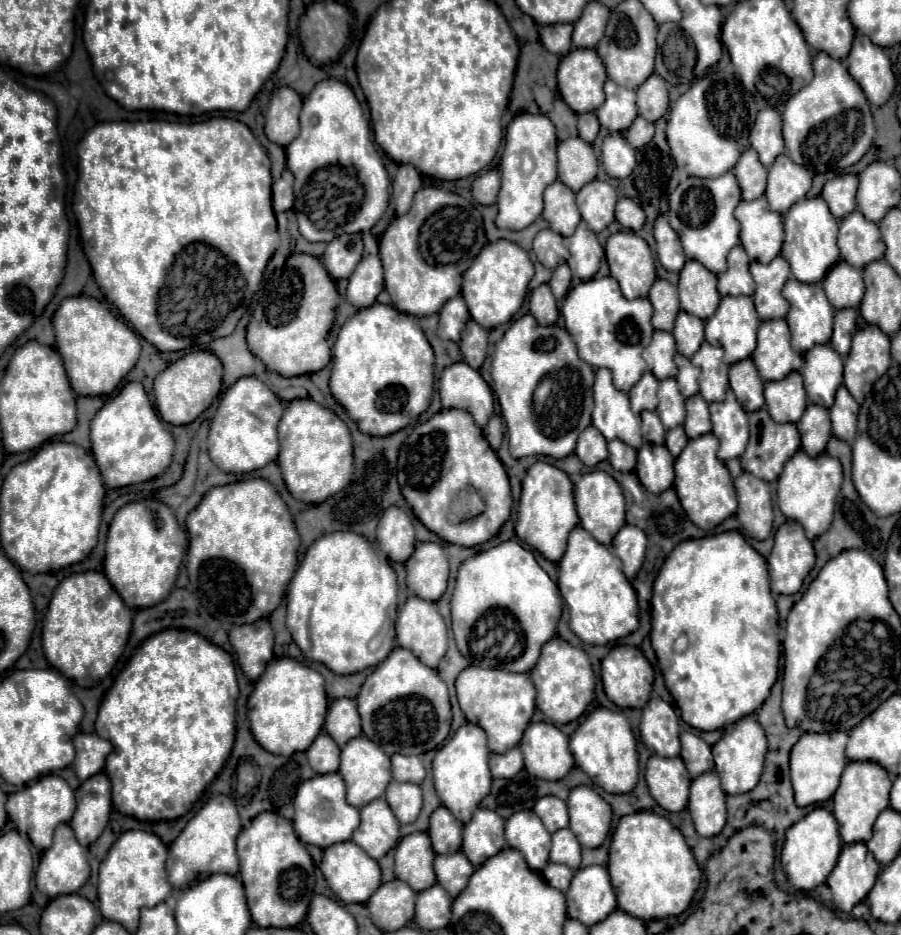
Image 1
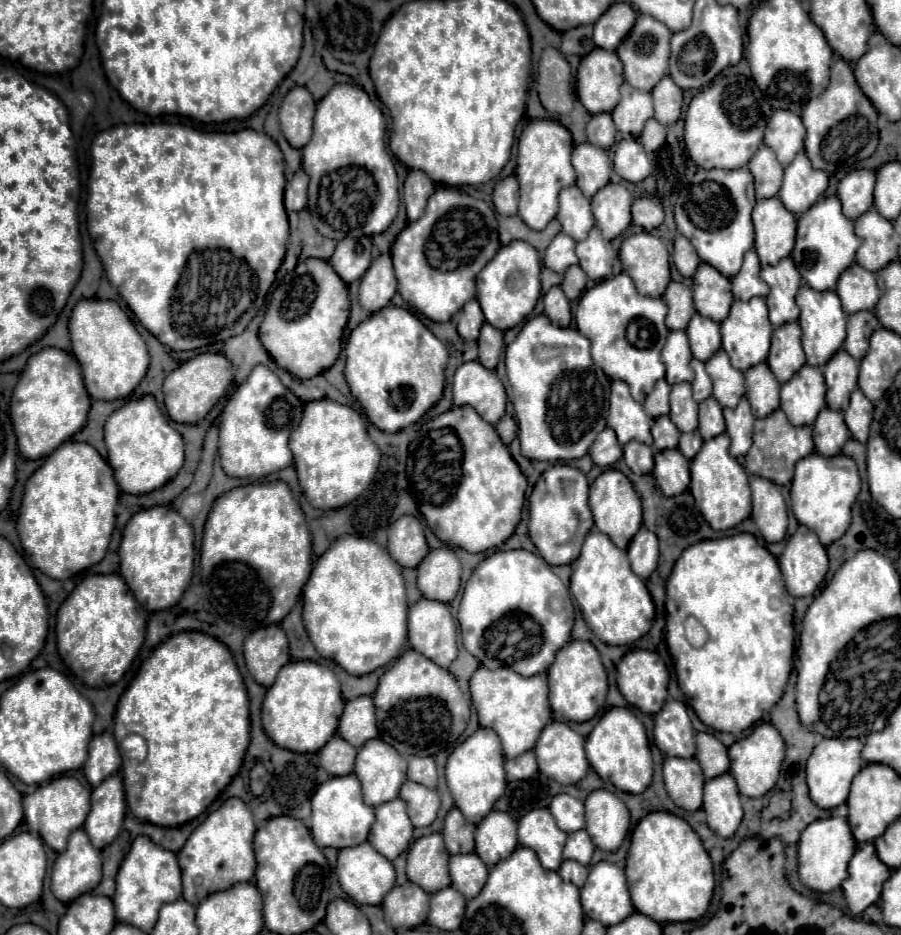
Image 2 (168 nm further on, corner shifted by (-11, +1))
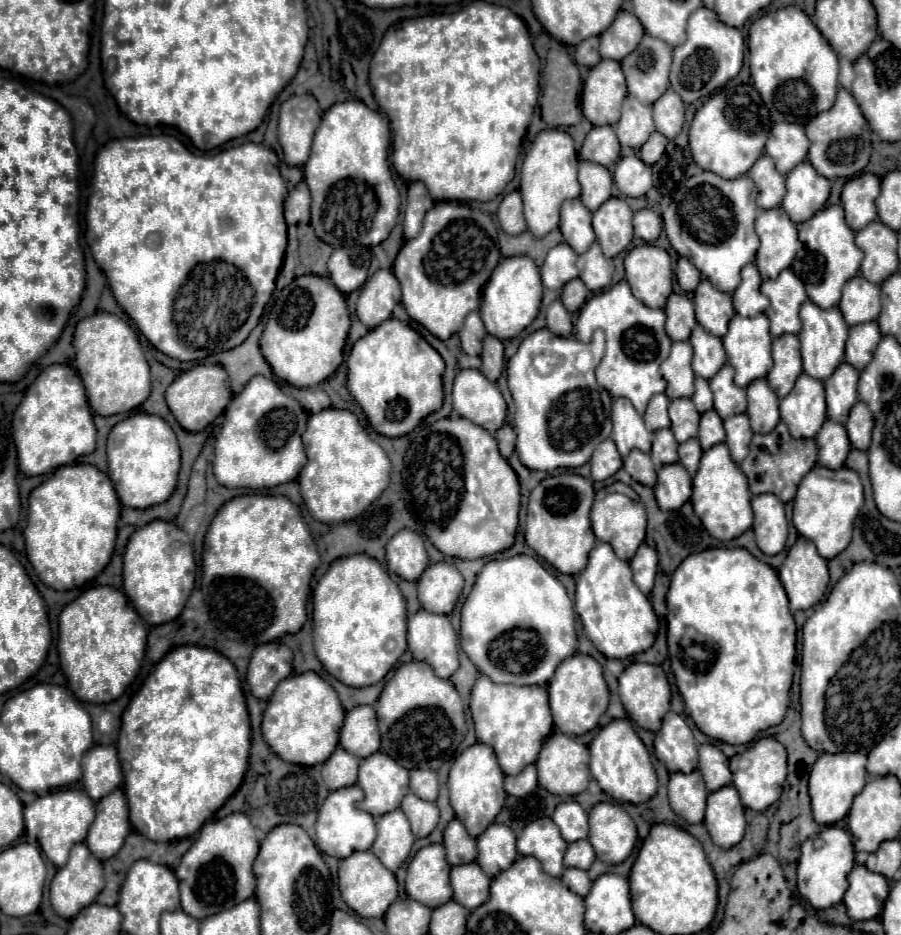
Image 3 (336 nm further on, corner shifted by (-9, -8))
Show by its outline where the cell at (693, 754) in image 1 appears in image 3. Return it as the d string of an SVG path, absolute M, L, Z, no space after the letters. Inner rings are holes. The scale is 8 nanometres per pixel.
M713 744L699 746L699 772L703 774L709 792L723 788L725 784L731 784L729 758Z

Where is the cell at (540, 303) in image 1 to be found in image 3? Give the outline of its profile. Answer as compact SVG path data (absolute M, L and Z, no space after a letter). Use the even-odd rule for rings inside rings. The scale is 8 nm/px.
M559 300L551 302L547 308L547 328L557 336L571 336L573 330L571 316Z

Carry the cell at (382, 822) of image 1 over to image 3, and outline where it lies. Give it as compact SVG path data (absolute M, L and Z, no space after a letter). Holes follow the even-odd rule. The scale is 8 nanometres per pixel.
M393 810L377 818L377 838L373 842L373 854L395 872L411 854L415 836L411 832L409 820L401 810Z

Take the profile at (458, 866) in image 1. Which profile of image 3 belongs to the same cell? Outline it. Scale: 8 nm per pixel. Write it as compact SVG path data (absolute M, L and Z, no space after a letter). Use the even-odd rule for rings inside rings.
M475 862L461 864L451 868L451 886L453 886L453 900L457 900L467 910L479 908L489 898L489 884L491 878L477 868Z

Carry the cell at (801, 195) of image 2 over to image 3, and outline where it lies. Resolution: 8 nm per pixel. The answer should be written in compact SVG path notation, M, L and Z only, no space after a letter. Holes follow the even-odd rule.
M805 160L787 174L787 192L781 208L785 208L789 218L799 224L809 220L809 216L813 216L825 206L829 192L831 180L819 176L817 170Z

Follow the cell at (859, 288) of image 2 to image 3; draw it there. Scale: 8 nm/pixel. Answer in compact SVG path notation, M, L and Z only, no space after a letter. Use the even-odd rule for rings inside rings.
M863 276L851 278L843 288L839 310L849 326L877 320L881 312L881 288L877 284L869 284Z

